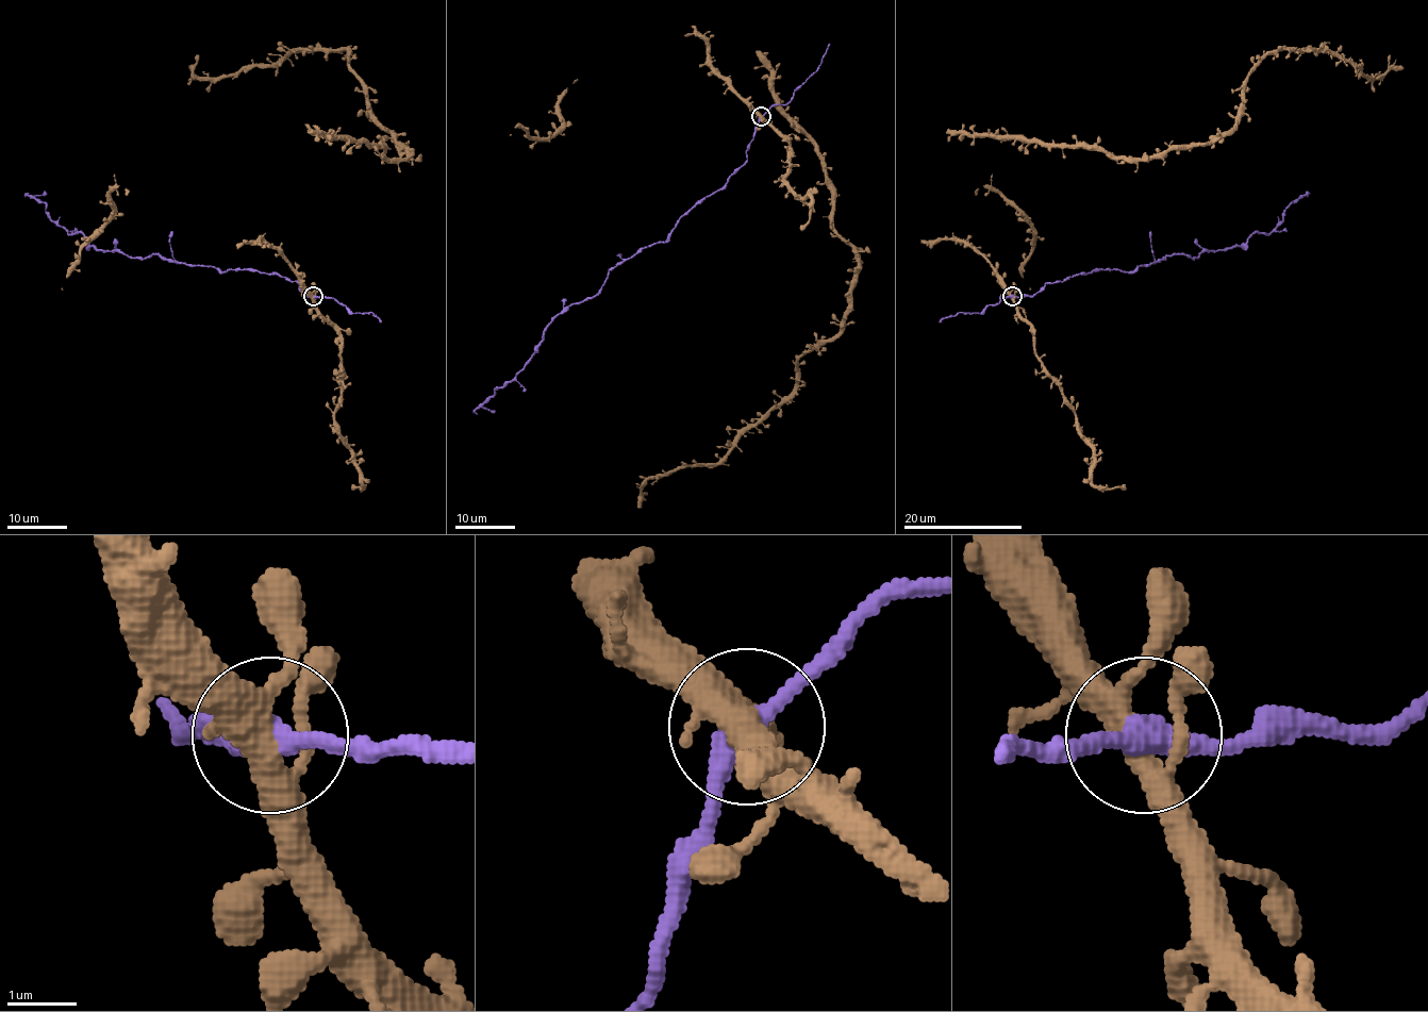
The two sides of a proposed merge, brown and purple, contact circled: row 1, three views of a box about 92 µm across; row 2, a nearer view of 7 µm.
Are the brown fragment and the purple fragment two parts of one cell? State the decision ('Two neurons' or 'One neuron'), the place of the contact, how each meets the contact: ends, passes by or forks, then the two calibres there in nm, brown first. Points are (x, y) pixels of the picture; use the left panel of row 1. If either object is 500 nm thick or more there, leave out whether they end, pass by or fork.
One neuron. Place: (313, 296). At the ring brown forks. At the ring purple passes by. Thickness 360 nm (brown) against 340 nm

